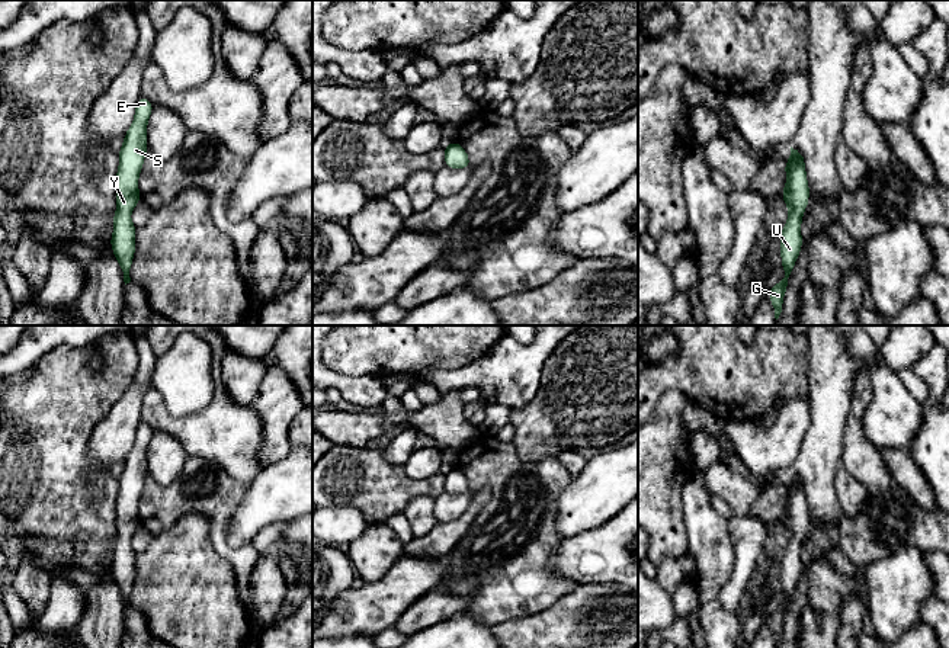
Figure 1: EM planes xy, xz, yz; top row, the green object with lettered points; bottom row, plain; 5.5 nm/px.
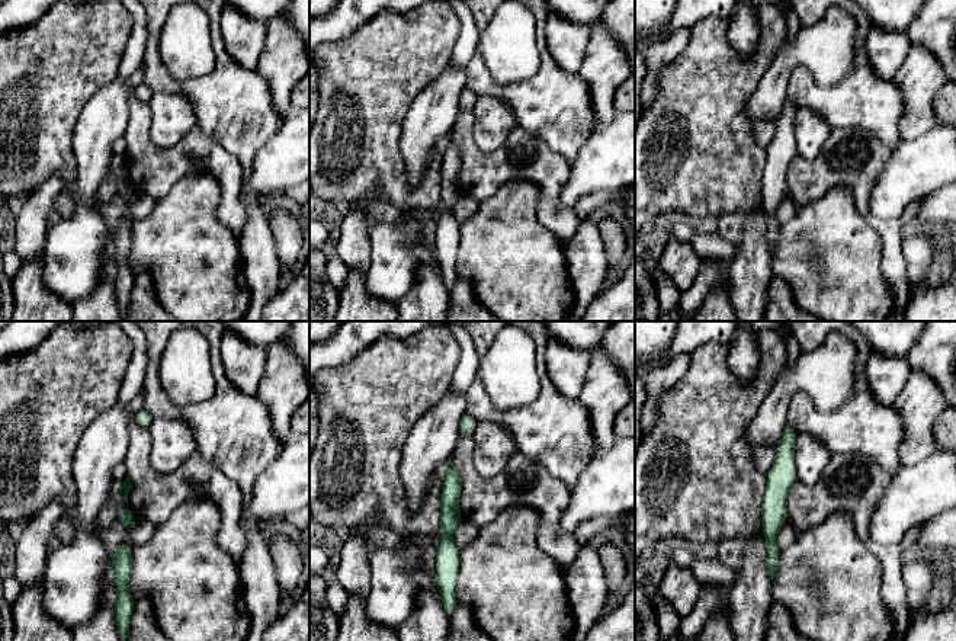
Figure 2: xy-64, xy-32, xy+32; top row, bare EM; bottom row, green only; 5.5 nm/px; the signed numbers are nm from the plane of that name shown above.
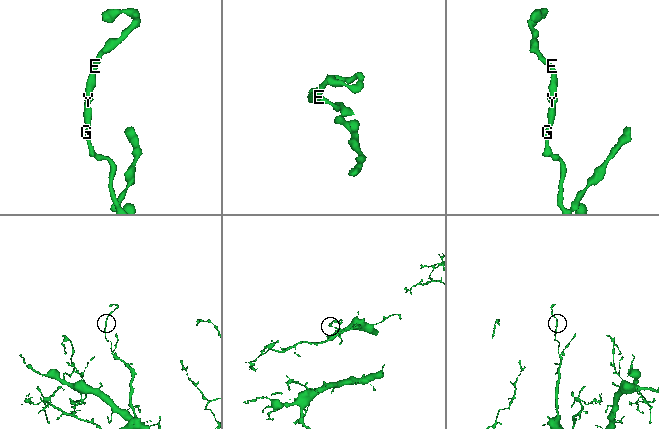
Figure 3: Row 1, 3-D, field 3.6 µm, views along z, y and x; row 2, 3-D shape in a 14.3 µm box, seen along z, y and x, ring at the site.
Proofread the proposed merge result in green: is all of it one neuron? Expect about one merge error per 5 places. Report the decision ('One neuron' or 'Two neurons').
One neuron

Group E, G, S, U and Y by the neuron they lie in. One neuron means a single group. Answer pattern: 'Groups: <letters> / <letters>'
Groups: E G S U Y

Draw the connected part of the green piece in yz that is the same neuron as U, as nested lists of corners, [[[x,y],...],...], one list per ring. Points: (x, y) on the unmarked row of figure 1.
[[[791,472],[791,481],[788,488],[783,490],[783,494],[786,497],[786,510],[782,516],[782,523],[788,532],[789,542],[782,554],[779,572],[785,602],[769,615],[769,625],[773,631],[776,645],[782,638],[783,622],[804,568],[801,549],[809,526],[809,511],[802,478]]]

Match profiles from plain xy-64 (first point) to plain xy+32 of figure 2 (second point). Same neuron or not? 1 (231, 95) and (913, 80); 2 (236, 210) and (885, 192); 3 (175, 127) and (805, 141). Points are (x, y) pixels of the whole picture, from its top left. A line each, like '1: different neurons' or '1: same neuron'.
1: different neurons
2: different neurons
3: same neuron

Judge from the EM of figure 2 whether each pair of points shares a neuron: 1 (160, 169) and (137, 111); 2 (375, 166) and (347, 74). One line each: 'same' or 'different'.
1: same
2: same

